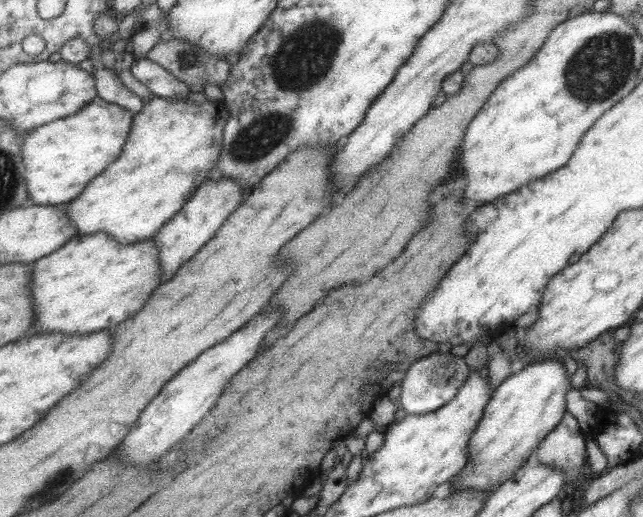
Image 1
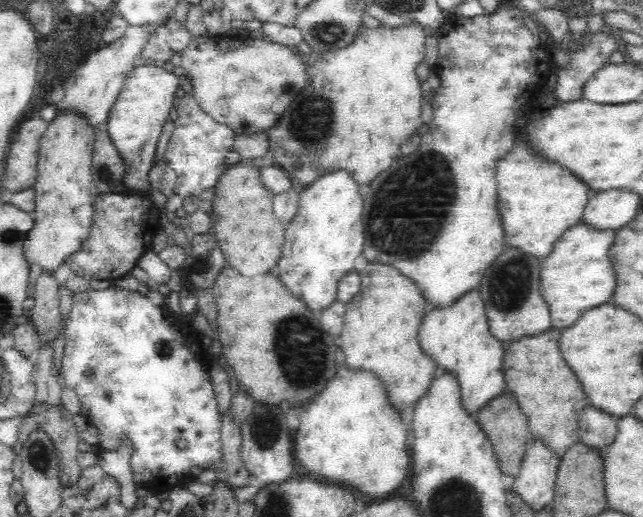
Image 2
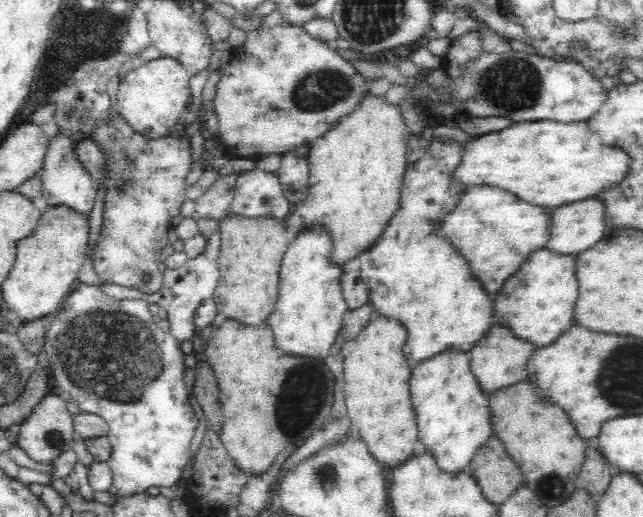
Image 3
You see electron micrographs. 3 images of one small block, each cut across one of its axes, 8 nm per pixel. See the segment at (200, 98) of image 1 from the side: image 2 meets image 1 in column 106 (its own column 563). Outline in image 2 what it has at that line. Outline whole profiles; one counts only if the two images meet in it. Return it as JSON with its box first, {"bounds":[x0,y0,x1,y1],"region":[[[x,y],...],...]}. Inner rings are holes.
{"bounds":[494,130,588,258],"region":[[[523,130],[516,131],[515,146],[497,163],[494,171],[495,198],[502,221],[503,243],[526,256],[546,258],[554,241],[570,227],[580,224],[588,202],[588,192],[554,162],[547,162],[527,150]]]}

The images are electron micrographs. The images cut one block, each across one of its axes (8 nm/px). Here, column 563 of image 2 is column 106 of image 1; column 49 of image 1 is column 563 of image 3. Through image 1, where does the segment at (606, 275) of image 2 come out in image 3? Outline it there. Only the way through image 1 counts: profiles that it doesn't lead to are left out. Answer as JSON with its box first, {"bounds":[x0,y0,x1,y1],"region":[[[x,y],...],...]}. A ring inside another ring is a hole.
{"bounds":[492,248,578,348],"region":[[[544,248],[532,252],[499,289],[500,298],[492,307],[493,322],[507,328],[514,338],[532,343],[534,348],[553,343],[572,324],[574,302],[578,298],[574,264],[575,255],[559,255]]]}

